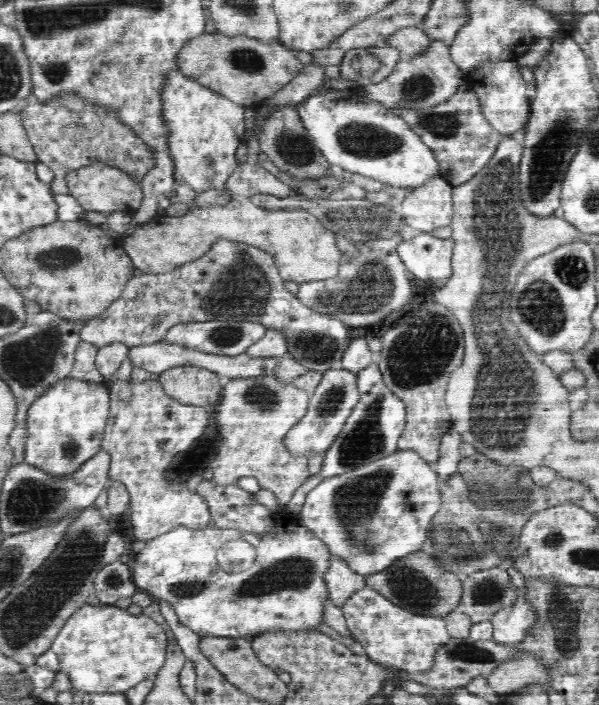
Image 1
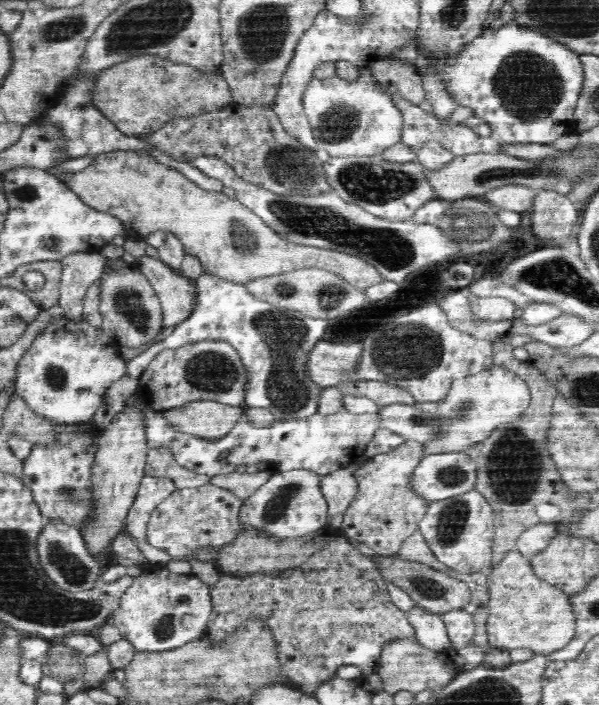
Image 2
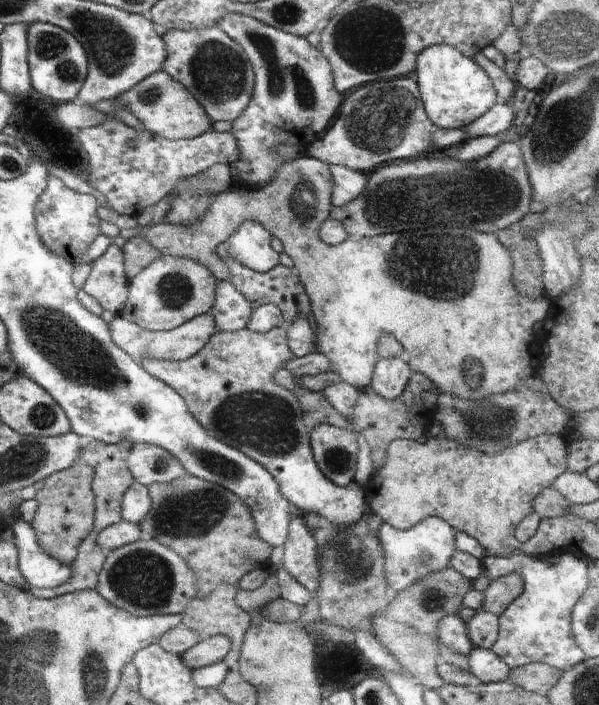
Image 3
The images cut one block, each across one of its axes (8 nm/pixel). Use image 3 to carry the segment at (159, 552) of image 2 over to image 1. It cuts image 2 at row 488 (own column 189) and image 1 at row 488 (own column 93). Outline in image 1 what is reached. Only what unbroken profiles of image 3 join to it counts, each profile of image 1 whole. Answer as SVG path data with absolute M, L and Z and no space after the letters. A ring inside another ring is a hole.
M155 377L140 383L114 380L106 387L110 410L101 449L111 456L108 482L122 481L127 488L135 540L146 542L178 526L208 528L212 516L204 498L177 482L167 485L164 472L178 452L188 450L204 434L212 412L168 396Z

